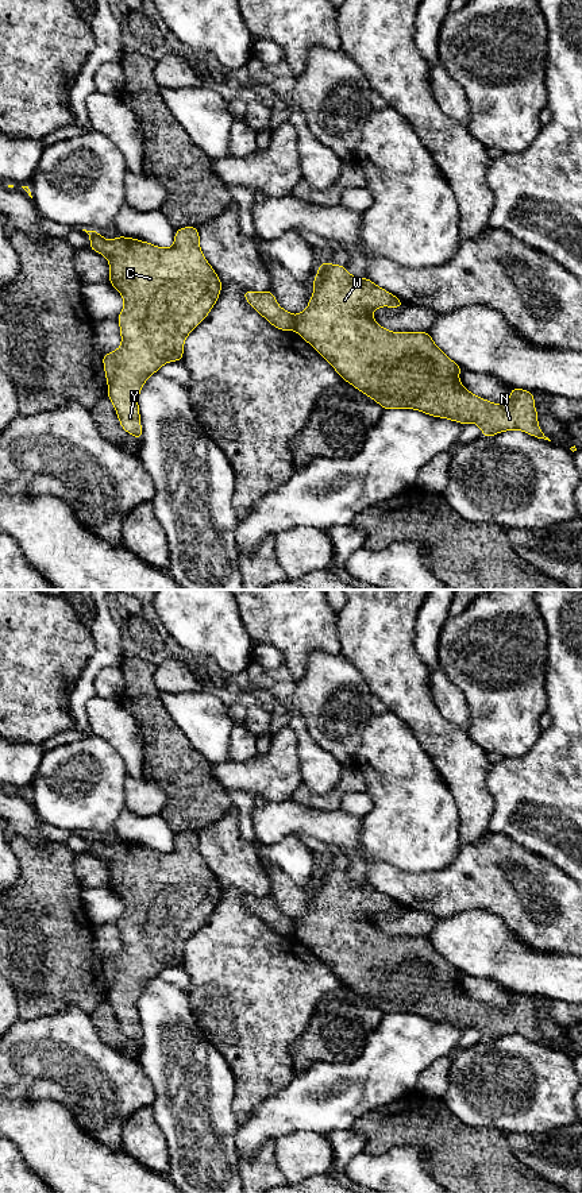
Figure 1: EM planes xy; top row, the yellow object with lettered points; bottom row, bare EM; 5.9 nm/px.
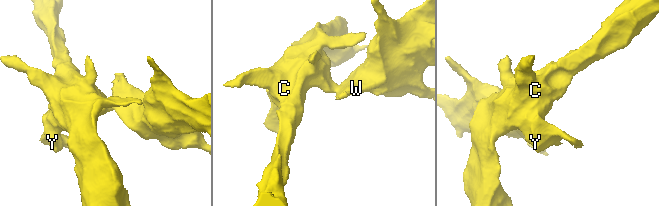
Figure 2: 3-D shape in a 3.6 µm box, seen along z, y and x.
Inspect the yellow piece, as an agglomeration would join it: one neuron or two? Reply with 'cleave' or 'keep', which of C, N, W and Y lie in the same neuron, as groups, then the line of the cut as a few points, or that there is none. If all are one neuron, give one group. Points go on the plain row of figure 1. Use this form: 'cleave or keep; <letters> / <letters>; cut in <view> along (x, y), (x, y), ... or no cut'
cleave; C Y / N W; cut in xy along (293, 921), (295, 934)

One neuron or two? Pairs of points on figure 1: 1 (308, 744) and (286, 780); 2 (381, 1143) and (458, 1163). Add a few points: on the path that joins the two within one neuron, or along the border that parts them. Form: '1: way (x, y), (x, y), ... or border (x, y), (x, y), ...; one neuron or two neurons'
1: border (292, 729), (296, 737), (296, 753), (303, 782); two neurons
2: way (400, 1136), (431, 1136), (439, 1145); one neuron

